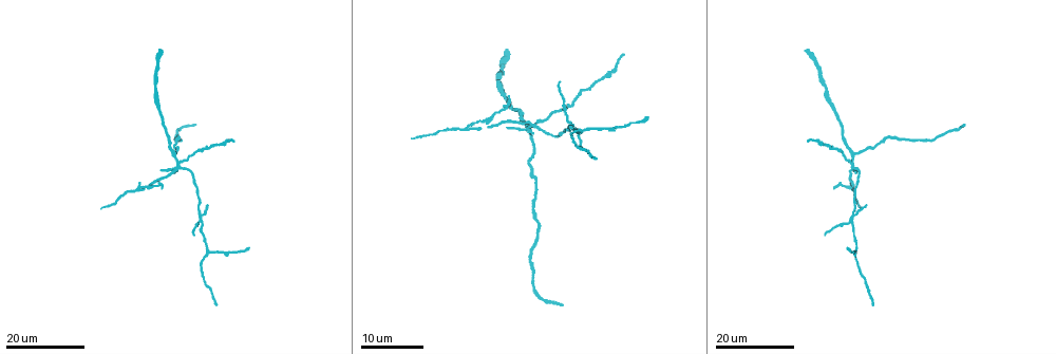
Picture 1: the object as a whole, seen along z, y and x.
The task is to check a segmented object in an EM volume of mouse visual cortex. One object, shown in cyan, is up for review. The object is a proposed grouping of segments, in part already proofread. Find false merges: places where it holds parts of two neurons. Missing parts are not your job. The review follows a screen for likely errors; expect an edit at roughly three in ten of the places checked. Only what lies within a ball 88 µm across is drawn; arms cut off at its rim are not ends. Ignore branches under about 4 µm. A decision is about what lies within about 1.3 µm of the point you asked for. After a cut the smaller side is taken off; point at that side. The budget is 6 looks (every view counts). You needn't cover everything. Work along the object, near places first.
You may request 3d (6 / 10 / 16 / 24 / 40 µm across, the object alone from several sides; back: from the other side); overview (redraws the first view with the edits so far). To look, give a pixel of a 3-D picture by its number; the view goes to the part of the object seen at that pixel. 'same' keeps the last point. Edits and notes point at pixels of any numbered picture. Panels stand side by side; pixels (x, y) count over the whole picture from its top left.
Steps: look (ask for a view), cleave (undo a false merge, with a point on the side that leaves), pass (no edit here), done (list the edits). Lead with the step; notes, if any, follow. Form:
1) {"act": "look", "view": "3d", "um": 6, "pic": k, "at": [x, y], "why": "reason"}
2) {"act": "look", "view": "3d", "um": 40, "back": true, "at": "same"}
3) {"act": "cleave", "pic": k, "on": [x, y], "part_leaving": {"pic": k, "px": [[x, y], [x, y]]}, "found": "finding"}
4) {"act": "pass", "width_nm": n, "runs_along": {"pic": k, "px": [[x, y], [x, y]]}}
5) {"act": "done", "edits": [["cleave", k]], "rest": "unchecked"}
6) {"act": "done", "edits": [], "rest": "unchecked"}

{"act": "look", "view": "3d", "um": 16, "pic": 1, "at": [208, 254], "why": "three-way junction"}

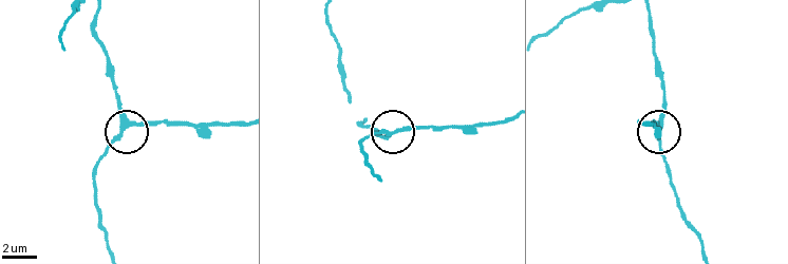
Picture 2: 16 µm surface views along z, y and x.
{"act": "look", "view": "3d", "um": 6, "pic": 2, "at": [390, 133], "why": "zoom in"}

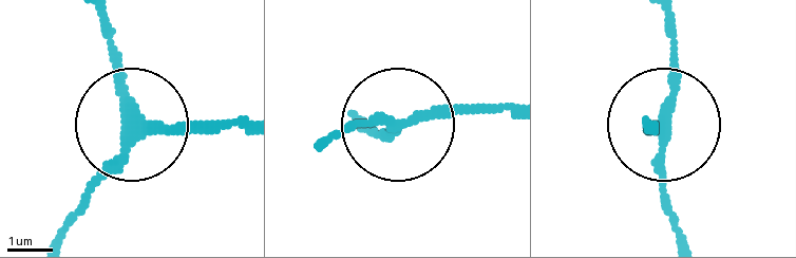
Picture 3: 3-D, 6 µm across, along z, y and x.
{"act": "cleave", "pic": 3, "on": [212, 122], "side_arm_um": 11, "arms": 3, "found": "a second neuron is stuck on"}

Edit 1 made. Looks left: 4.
{"act": "look", "view": "3d", "um": 24, "pic": 1, "at": [201, 214]}

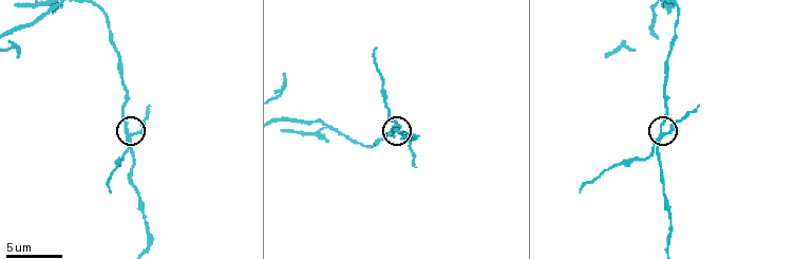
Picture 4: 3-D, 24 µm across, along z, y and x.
{"act": "look", "view": "3d", "um": 10, "pic": 4, "at": [130, 134]}

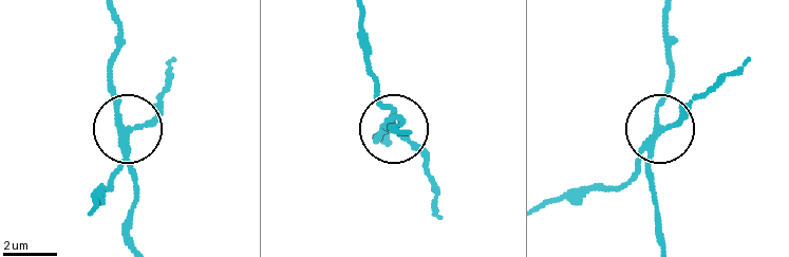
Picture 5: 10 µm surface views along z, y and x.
{"act": "cleave", "pic": 5, "on": [152, 122], "arms": 3, "found": "a second neuron is stuck on"}

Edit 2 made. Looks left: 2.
{"act": "look", "view": "3d", "um": 16, "pic": 1, "at": [853, 166]}

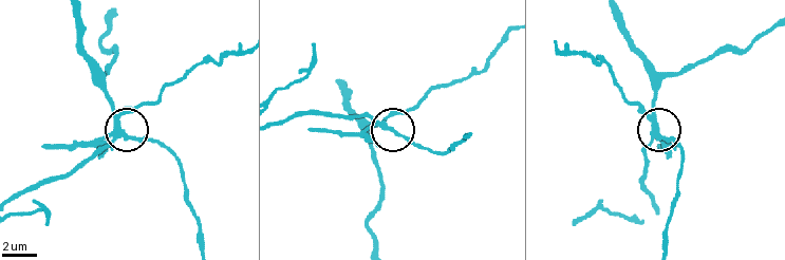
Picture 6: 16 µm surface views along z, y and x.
{"act": "look", "view": "3d", "um": 10, "pic": 6, "at": [384, 125]}

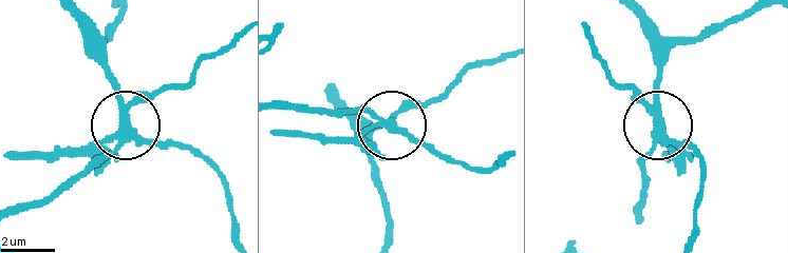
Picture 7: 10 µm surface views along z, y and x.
{"act": "cleave", "pic": 7, "on": [150, 94], "arms": 5, "part_leaving": {"pic": 7, "px": [[120, 121], [128, 110], [180, 84], [237, 41]]}, "found": "two neurons meet here"}

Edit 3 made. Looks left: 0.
{"act": "done", "edits": [["cleave", 3], ["cleave", 5], ["cleave", 7]], "rest": "unchecked"}

